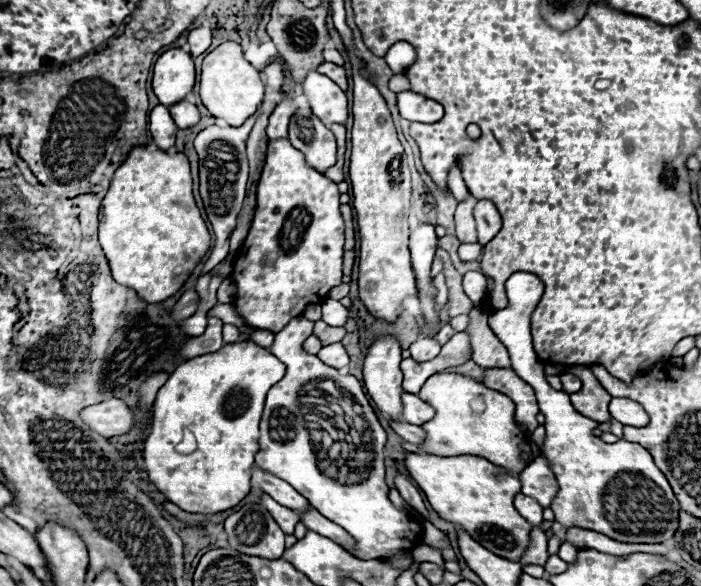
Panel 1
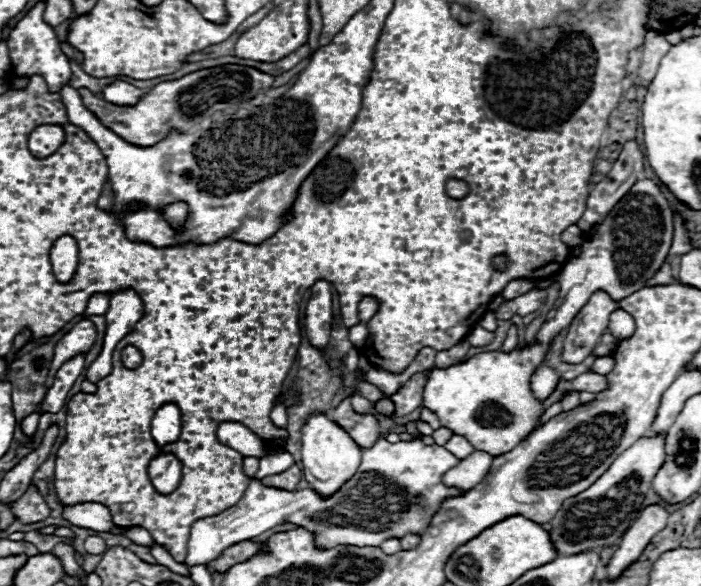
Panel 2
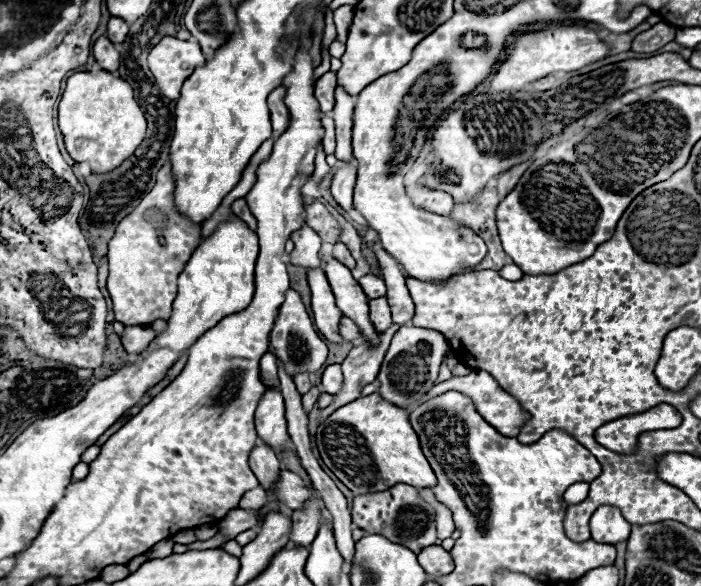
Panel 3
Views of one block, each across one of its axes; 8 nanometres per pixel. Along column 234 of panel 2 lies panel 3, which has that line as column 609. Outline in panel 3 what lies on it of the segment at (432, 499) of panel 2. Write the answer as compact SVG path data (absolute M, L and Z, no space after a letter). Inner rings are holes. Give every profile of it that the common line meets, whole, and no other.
M600 506L590 518L590 532L592 540L618 544L628 540L630 524L624 520L620 508L616 506Z

